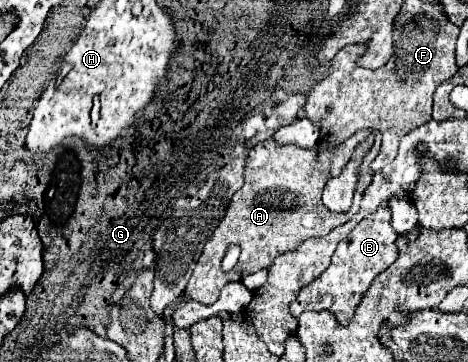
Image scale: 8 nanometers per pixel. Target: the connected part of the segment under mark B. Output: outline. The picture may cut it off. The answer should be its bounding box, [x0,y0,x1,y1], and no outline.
[289,203,399,325]

